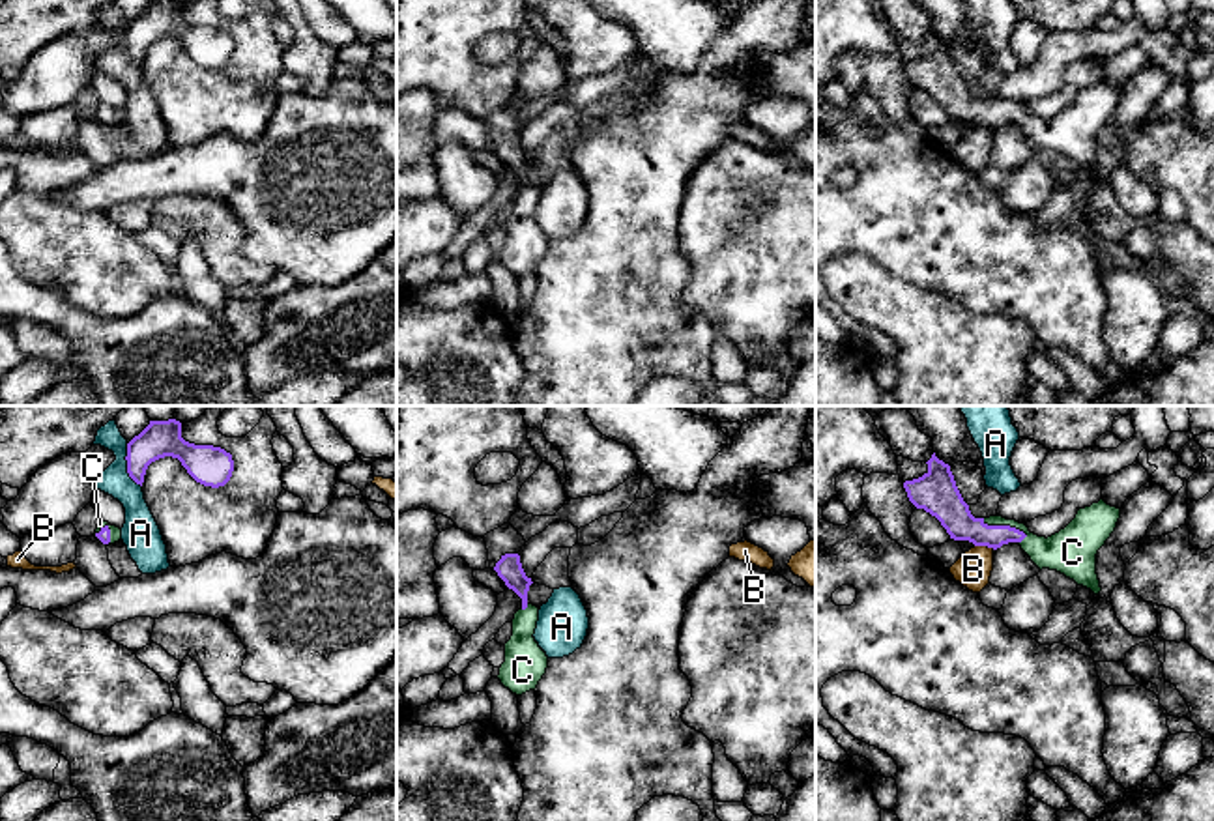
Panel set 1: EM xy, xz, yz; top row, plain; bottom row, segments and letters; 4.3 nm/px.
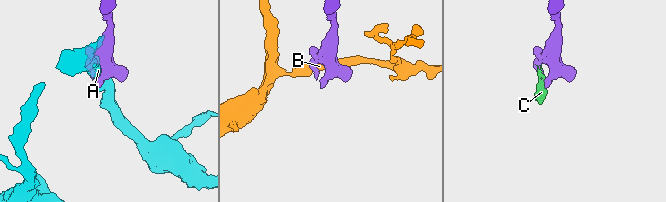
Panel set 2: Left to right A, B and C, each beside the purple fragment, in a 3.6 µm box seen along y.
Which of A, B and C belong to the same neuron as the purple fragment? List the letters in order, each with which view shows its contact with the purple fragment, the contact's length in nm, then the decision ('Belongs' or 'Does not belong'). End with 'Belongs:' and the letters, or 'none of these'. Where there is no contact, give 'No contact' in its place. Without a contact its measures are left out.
A: Touches purple in xy. Shared border 200 nm. Does not belong
B: Touches purple in yz. Shared border 90 nm. Does not belong
C: Touches purple in yz. Shared border 220 nm. Belongs
Belongs: C

